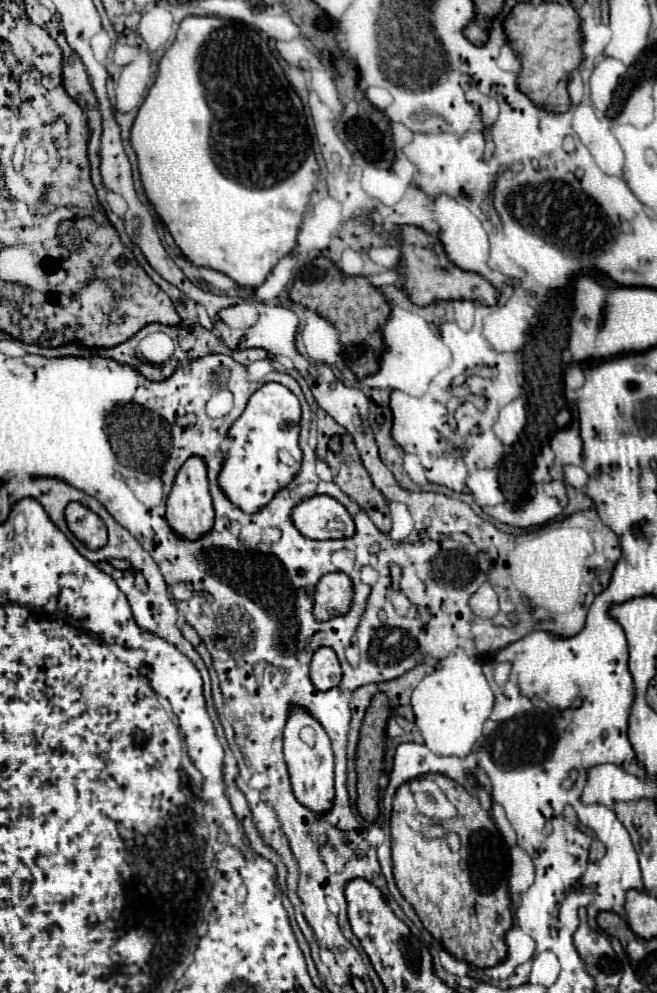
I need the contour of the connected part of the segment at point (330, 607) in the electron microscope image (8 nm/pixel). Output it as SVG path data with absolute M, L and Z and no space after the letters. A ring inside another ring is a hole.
M343 572L325 574L315 588L315 616L317 620L331 620L347 614L353 600L353 580Z

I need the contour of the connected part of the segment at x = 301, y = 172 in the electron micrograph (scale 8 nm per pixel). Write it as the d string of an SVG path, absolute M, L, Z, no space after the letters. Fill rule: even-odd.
M187 16L179 26L175 42L161 58L157 80L149 88L145 102L137 112L137 118L131 130L131 146L139 158L139 174L141 174L147 200L153 204L155 212L161 216L163 224L171 232L183 256L195 266L207 266L207 268L219 270L227 274L231 280L235 280L239 286L257 288L265 282L269 272L275 268L275 264L283 256L291 254L293 248L297 246L297 232L301 228L303 214L309 204L309 196L315 190L315 184L319 178L319 164L313 154L311 134L307 130L307 120L303 112L303 102L295 94L293 86L287 82L283 68L279 66L277 58L269 50L267 42L251 26L237 20L217 18L217 16Z

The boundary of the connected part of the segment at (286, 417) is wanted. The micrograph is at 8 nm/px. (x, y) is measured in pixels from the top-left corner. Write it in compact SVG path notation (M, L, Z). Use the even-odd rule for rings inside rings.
M269 382L253 392L245 412L229 428L231 448L219 474L219 484L227 498L243 512L255 514L263 510L301 470L303 452L299 448L299 422L299 398L283 384Z

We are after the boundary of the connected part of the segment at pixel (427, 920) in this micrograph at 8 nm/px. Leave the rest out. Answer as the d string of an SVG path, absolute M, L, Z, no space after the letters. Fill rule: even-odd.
M403 784L397 790L391 814L393 876L403 898L413 906L423 926L447 952L471 966L489 968L505 960L505 932L513 926L509 902L509 850L497 824L489 812L481 808L477 798L467 794L465 788L455 788L449 798L459 814L445 826L457 826L461 838L467 832L467 840L461 840L461 852L457 854L453 854L441 838L425 840L419 836L421 826L429 824L431 818L417 810L409 784ZM495 914L501 914L503 920L495 922Z

